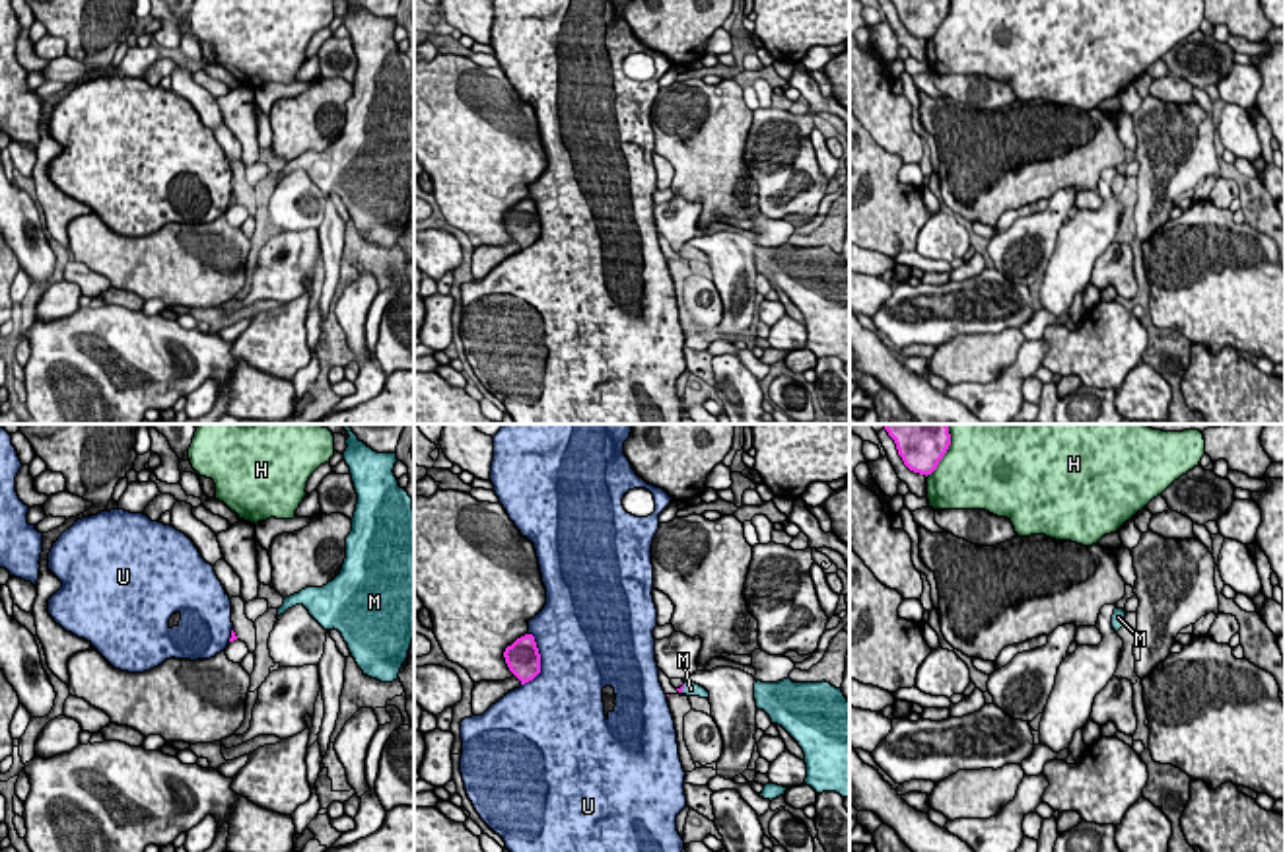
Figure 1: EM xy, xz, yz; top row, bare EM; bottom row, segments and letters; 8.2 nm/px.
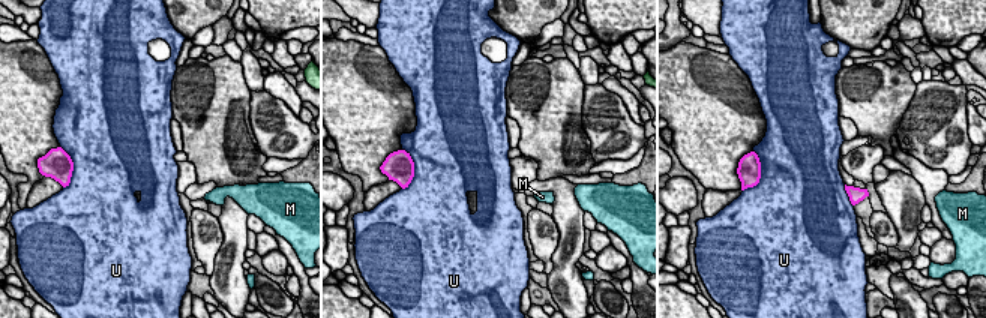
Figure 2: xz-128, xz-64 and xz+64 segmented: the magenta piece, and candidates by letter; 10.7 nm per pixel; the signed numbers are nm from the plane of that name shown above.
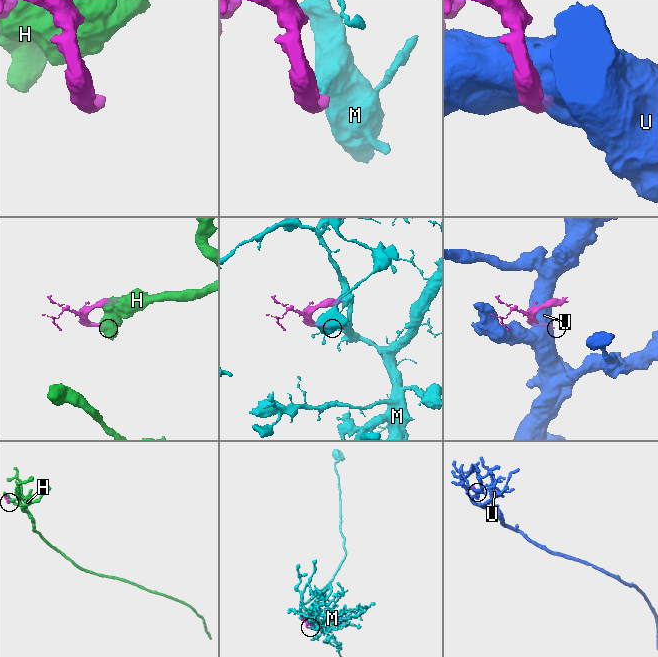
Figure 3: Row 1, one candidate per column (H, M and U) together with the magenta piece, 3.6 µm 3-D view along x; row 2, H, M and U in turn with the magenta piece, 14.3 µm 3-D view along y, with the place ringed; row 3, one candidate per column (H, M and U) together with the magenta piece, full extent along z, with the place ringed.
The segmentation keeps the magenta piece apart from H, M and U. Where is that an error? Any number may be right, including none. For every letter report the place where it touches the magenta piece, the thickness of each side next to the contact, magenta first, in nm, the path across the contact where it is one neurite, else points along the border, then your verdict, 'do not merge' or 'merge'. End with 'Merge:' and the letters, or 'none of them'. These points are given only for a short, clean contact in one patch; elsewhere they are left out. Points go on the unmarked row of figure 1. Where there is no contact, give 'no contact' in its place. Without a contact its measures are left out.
H: yz (941, 22) | 320/500 nm | do not merge
M: xz (683, 251) | 30/130 nm | across xz (683, 249), (683, 251), (691, 253) | merge
U: xz (539, 226) | 280/480 nm | do not merge
Merge: M

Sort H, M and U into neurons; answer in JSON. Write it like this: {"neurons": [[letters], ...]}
{"neurons": [["H"], ["M"], ["U"]]}

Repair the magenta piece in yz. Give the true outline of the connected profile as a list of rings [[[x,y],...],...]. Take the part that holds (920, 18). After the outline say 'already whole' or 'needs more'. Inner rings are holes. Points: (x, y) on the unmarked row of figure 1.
[[[890,0],[904,29],[920,39],[931,39],[951,10],[951,0]]]; already whole

